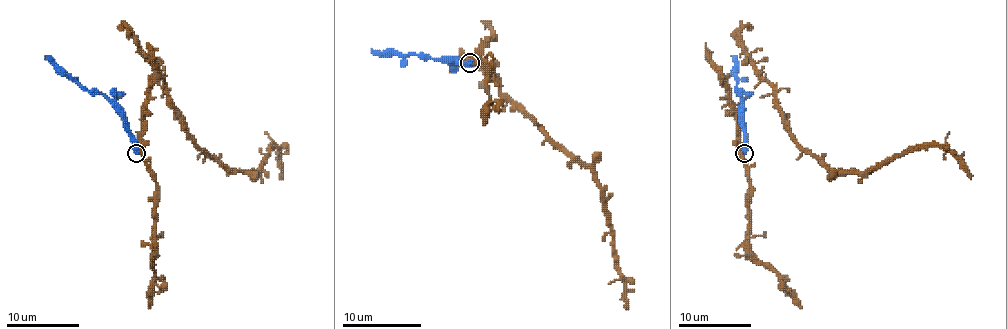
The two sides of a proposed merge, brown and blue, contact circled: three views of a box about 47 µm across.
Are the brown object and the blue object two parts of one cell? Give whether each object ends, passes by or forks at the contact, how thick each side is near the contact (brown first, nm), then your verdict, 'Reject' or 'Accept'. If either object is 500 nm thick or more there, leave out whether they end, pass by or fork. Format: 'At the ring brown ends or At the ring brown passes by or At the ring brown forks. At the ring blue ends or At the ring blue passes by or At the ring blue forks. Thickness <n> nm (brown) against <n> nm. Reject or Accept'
At the ring brown ends. At the ring blue ends. Thickness 150 nm (brown) against 480 nm. Reject

